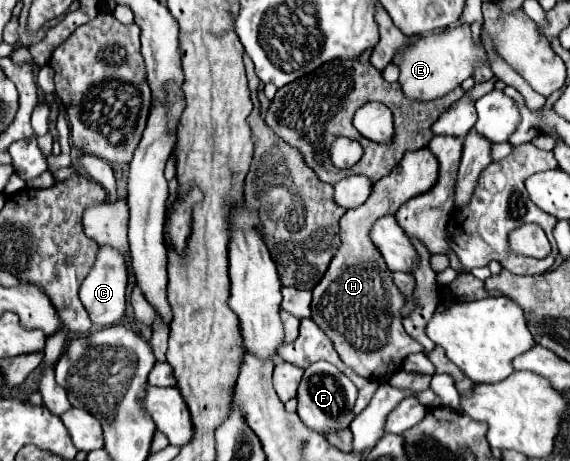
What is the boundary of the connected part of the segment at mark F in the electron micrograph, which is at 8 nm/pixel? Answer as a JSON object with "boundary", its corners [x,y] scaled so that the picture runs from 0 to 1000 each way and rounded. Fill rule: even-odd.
{"boundary":[[[558,781],[533,803],[530,829],[523,837],[523,859],[519,859],[523,902],[540,928],[558,933],[561,941],[611,928],[614,915],[621,911],[618,885],[625,872],[625,855],[628,855],[628,846],[614,820],[607,820],[586,790]]]}

